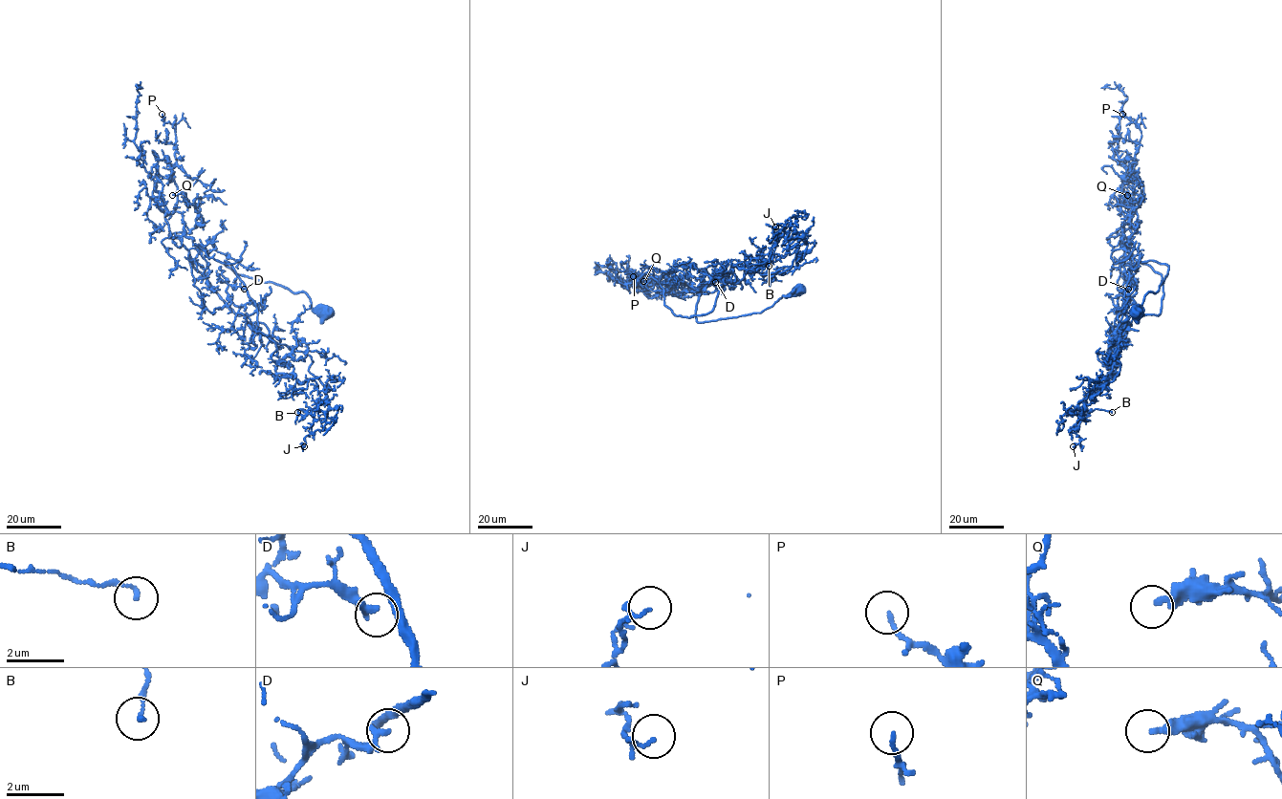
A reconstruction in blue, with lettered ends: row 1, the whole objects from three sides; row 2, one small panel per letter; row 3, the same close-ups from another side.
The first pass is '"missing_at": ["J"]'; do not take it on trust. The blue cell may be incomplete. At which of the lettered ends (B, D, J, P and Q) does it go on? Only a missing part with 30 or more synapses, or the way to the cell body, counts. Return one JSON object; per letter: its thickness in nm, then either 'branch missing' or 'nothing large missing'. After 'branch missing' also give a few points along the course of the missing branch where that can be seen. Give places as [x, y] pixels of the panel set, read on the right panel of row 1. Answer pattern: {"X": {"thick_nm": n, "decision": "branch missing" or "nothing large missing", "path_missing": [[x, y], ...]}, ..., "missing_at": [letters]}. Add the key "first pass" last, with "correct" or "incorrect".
{"B": {"thick_nm": 130, "decision": "nothing large missing"}, "D": {"thick_nm": 190, "decision": "nothing large missing"}, "J": {"thick_nm": 80, "decision": "nothing large missing"}, "P": {"thick_nm": 150, "decision": "nothing large missing"}, "Q": {"thick_nm": 280, "decision": "nothing large missing"}, "missing_at": [], "first pass": "incorrect"}

